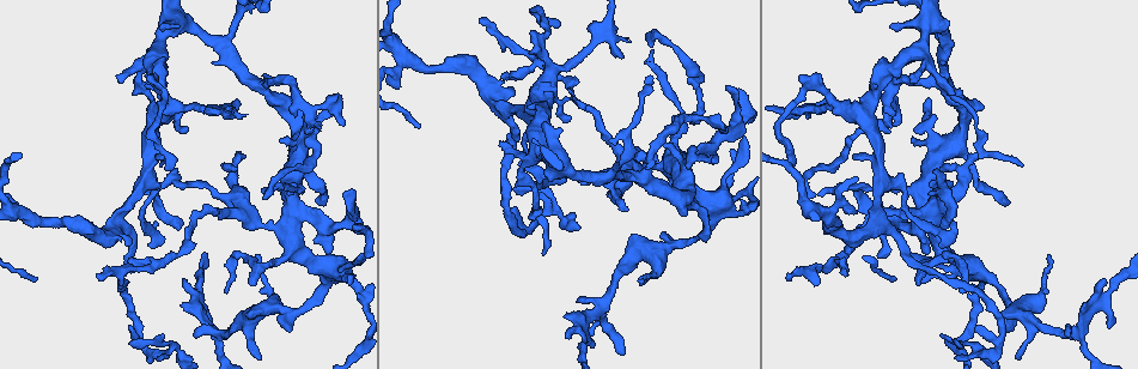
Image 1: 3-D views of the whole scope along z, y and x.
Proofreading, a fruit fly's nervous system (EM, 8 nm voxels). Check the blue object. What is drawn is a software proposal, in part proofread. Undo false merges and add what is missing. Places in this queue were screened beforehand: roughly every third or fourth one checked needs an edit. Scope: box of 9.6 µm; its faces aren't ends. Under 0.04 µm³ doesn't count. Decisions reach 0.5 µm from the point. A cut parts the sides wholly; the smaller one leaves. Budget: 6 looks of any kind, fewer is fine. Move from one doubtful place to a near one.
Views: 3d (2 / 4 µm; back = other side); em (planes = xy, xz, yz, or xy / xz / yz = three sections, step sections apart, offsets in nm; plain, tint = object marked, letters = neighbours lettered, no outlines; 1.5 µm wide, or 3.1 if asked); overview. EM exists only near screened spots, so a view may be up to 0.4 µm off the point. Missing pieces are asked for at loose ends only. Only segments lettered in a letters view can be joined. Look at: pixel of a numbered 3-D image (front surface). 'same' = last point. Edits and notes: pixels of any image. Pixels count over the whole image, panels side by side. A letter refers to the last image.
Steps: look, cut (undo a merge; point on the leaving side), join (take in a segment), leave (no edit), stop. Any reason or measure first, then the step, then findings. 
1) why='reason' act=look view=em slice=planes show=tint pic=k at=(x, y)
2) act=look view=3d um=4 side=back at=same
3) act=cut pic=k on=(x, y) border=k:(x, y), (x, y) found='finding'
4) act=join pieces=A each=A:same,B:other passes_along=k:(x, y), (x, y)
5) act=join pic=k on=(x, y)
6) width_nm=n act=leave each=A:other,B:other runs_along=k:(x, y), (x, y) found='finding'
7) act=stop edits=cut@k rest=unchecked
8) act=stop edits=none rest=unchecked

why='an open end' act=look view=em slice=yz step=4 show=letters pic=1 at=(353, 227)

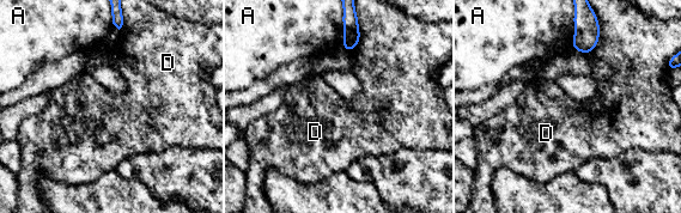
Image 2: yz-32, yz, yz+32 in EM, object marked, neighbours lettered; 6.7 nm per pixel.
why='another direction' act=look view=em slice=planes show=letters at=same

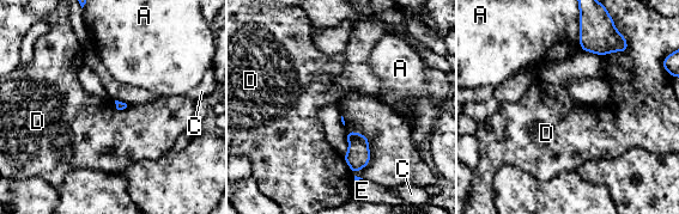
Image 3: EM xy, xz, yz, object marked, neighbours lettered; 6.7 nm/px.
act=leave each=A:other,C:other,D:other,E:other border=3:(616, 28), (628, 49), (601, 56) found='none of them fits'

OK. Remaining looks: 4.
why='branch stops here' act=look view=3d um=2 pic=1 at=(940, 167)

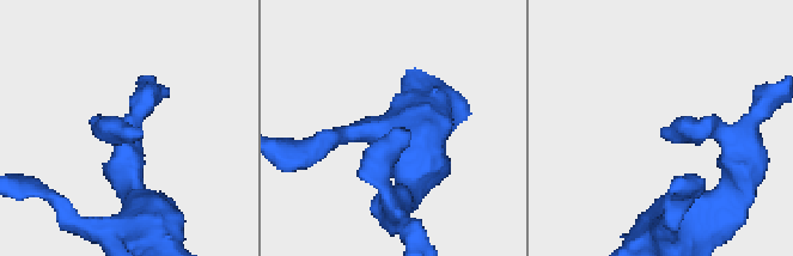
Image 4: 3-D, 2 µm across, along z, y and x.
why='now the EM' act=look view=em slice=planes show=letters pic=4 at=(140, 133)

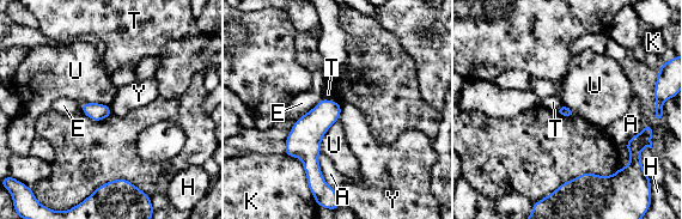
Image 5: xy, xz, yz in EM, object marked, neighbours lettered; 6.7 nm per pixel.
act=leave each=A:other,E:other,H:other,K:other,T:other,U:other,Y:other border=5:(341, 104), (339, 119) found='no lettered segment goes on from it'

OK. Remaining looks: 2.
why='tapers out' act=look view=em slice=xy step=8 show=letters pic=1 at=(1023, 165)

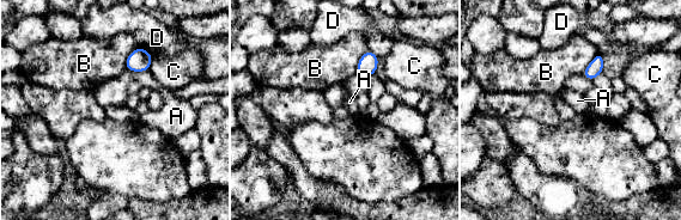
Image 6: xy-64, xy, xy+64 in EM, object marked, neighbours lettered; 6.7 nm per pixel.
why='another direction' act=look view=em slice=planes show=letters at=same

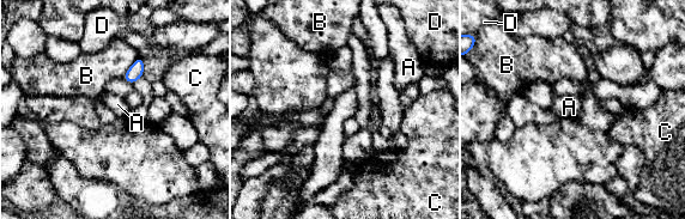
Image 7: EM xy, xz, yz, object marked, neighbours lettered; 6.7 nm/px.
act=leave each=A:other,B:other,C:other,D:other found='no lettered segment goes on from it'

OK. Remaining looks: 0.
act=stop edits=none rest=unchecked

